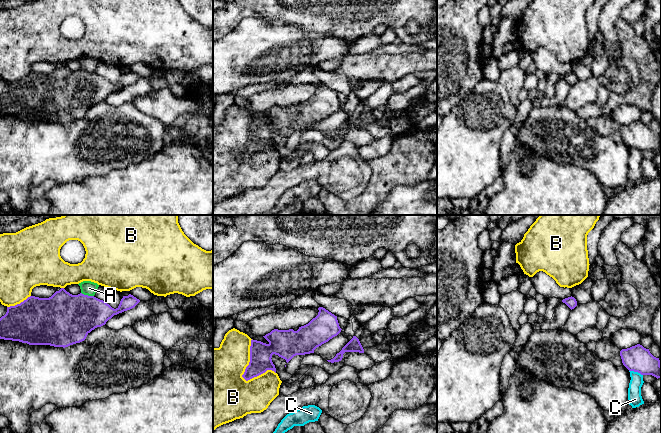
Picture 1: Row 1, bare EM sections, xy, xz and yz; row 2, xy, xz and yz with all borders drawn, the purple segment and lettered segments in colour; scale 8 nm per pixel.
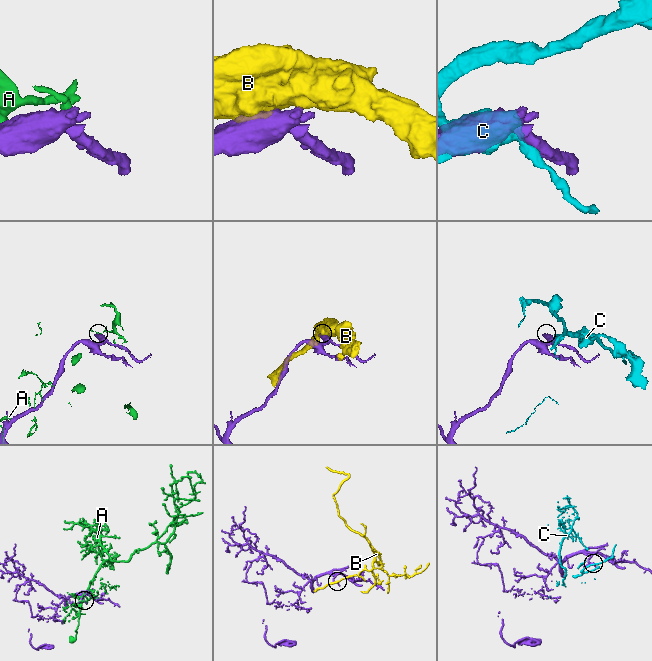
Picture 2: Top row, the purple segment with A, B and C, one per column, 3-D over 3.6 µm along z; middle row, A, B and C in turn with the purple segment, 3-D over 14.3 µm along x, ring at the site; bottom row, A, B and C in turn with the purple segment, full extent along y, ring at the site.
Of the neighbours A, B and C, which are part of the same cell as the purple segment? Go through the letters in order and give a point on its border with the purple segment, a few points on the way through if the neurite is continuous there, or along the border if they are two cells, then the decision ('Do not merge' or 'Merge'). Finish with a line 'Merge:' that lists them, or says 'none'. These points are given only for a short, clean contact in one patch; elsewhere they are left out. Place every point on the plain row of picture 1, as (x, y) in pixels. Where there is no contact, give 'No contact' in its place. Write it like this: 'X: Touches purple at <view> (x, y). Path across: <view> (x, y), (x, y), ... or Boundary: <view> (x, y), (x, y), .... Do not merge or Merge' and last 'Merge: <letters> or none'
A: Touches purple at xy (87, 71). Boundary: xy (81, 68), (93, 72). Do not merge
B: Touches purple at xz (250, 136). Do not merge
C: Touches purple at yz (636, 147). Do not merge
Merge: none

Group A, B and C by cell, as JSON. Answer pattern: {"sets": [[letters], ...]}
{"sets": [["A"], ["B"], ["C"]]}

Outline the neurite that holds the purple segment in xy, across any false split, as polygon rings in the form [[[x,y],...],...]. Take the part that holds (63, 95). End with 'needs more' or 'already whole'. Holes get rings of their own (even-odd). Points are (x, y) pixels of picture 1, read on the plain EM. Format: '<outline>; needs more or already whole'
[[[64,64],[49,74],[30,72],[20,80],[7,83],[6,90],[0,94],[0,115],[65,124],[84,117],[92,106],[105,101],[114,91],[134,84],[139,78],[129,70],[123,72],[119,82],[114,85],[94,72],[82,69],[72,71]]]; already whole

